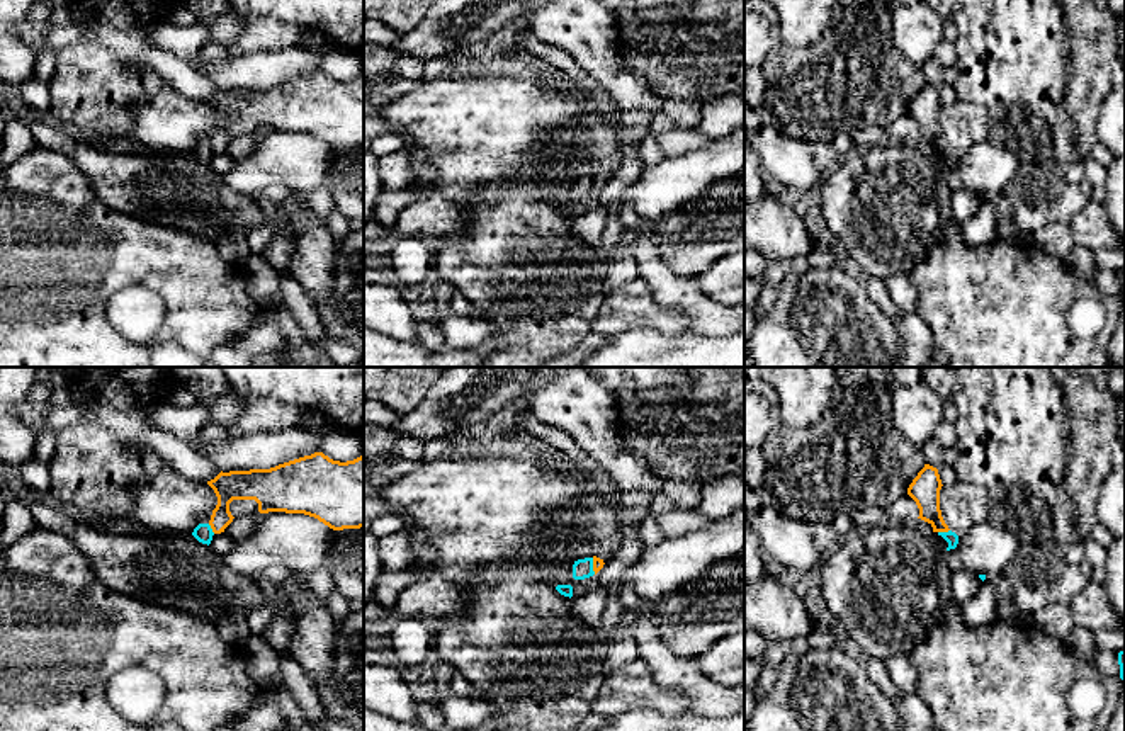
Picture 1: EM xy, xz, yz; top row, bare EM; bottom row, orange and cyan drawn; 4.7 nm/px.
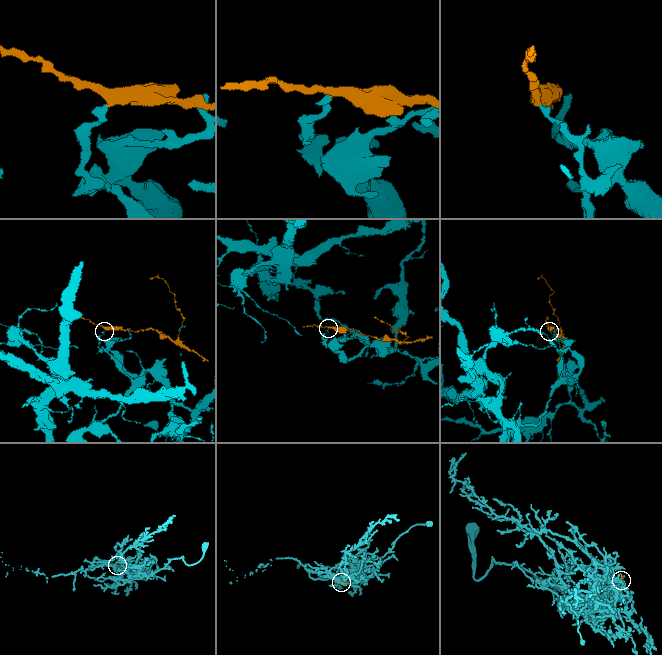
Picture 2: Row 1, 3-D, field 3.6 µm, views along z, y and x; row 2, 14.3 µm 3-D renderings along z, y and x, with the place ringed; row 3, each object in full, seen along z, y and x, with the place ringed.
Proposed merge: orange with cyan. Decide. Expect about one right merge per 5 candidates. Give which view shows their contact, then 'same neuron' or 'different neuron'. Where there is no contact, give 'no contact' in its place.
yz | different neuron

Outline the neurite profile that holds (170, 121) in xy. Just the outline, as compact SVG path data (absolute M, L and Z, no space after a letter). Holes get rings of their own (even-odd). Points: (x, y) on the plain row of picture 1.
M163 87L136 105L133 138L143 148L187 153L199 143L209 143L216 124L218 116L207 102L189 99L173 87Z

